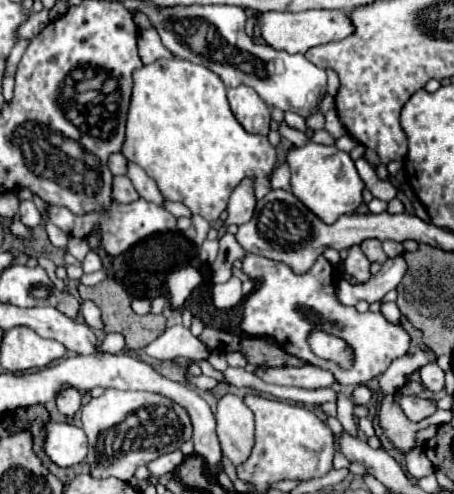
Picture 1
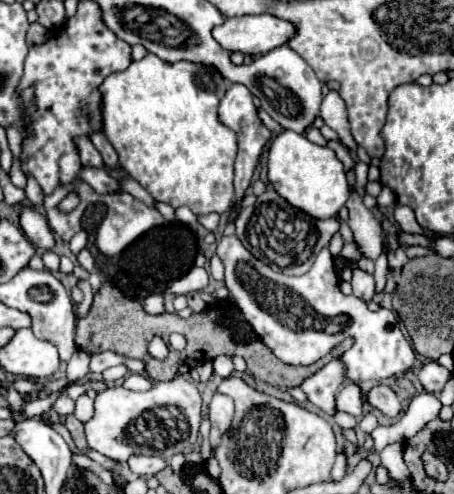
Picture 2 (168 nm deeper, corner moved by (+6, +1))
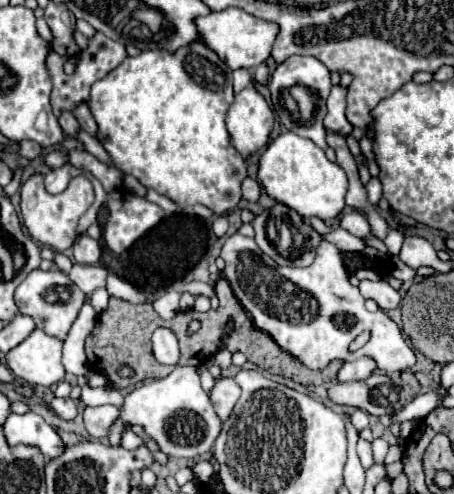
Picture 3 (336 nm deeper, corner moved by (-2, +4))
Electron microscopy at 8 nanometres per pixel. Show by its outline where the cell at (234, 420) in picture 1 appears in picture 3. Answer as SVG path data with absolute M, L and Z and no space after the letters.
M232 377L216 379L216 383L214 383L212 391L210 391L210 401L212 401L214 411L218 413L218 417L222 421L228 419L228 415L234 409L238 397L240 397L240 387L236 385L236 381Z

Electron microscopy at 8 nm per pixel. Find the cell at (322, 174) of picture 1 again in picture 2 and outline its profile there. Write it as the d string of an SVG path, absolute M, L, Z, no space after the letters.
M288 130L272 140L268 152L268 180L284 200L320 220L336 216L350 196L344 164L340 164L336 152L310 142L304 134Z

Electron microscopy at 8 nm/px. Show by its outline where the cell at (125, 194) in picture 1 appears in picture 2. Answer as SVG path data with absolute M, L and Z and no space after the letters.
M82 168L82 174L80 176L98 194L112 194L112 192L118 192L120 190L118 180L112 178L106 170L100 170L100 168Z

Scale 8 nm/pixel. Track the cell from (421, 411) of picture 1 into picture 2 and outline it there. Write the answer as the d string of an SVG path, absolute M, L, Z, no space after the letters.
M374 386L374 388L366 394L366 398L368 398L368 402L370 402L376 410L380 410L382 414L386 414L386 416L390 416L390 418L394 418L394 416L398 416L398 414L402 412L402 402L400 402L400 398L398 398L388 386Z

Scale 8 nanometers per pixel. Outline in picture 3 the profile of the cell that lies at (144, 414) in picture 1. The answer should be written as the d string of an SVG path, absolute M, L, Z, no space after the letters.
M178 365L168 377L150 381L128 393L124 397L124 407L120 409L120 419L112 425L108 441L118 445L122 437L122 423L136 423L146 429L146 433L158 443L162 453L172 457L200 457L216 441L222 429L220 417L210 405L208 395L200 385L196 367Z

